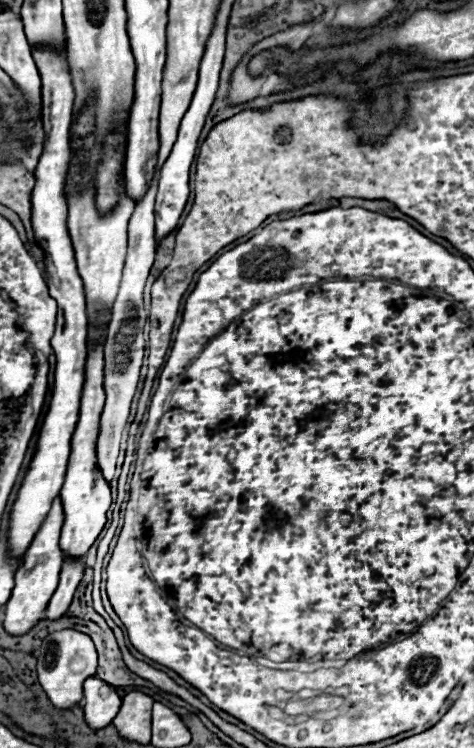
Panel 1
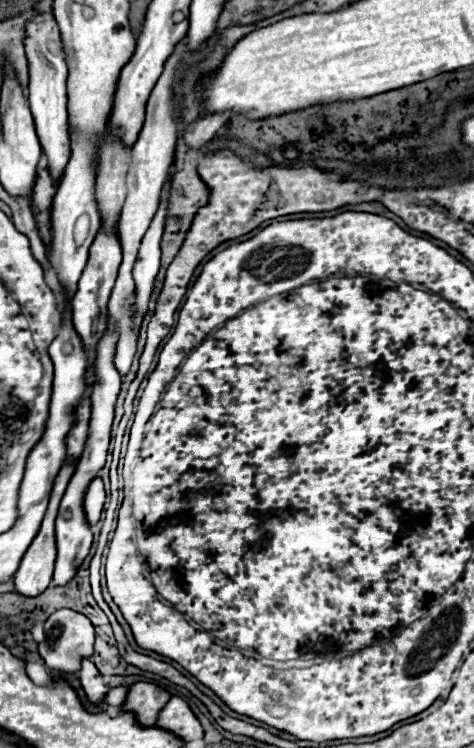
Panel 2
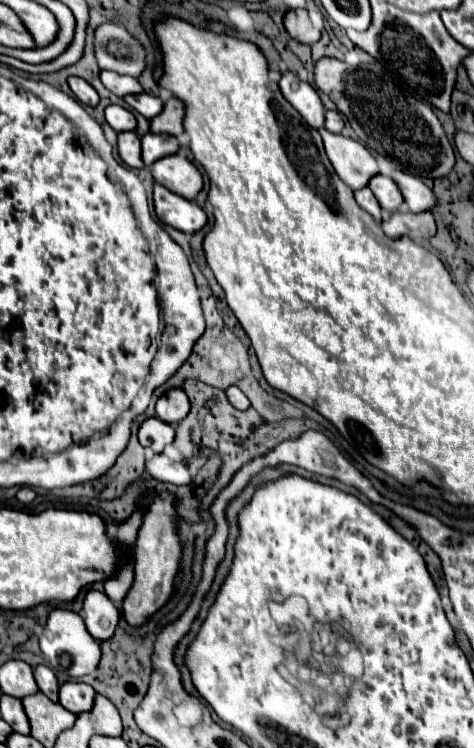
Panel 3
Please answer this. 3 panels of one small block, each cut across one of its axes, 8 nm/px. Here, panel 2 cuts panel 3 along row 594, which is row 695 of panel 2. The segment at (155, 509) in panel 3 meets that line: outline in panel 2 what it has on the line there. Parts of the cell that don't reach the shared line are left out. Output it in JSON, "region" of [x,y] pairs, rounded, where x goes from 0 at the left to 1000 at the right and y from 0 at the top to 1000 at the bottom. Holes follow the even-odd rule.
{"region":[[[287,912],[270,920],[270,930],[257,941],[257,949],[287,955],[291,968],[304,973],[316,973],[329,968],[333,952],[354,936],[359,936],[359,928],[350,922],[312,912]]]}

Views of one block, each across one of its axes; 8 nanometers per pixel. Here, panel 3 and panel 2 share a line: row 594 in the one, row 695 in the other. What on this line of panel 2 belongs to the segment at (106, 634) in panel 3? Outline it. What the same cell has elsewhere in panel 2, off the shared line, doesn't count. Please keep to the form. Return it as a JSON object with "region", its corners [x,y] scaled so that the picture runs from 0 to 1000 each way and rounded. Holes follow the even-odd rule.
{"region":[[[173,882],[173,896],[169,896],[169,912],[181,925],[181,933],[190,941],[211,941],[219,939],[219,928],[228,928],[228,917],[219,914],[211,898],[190,882]]]}

